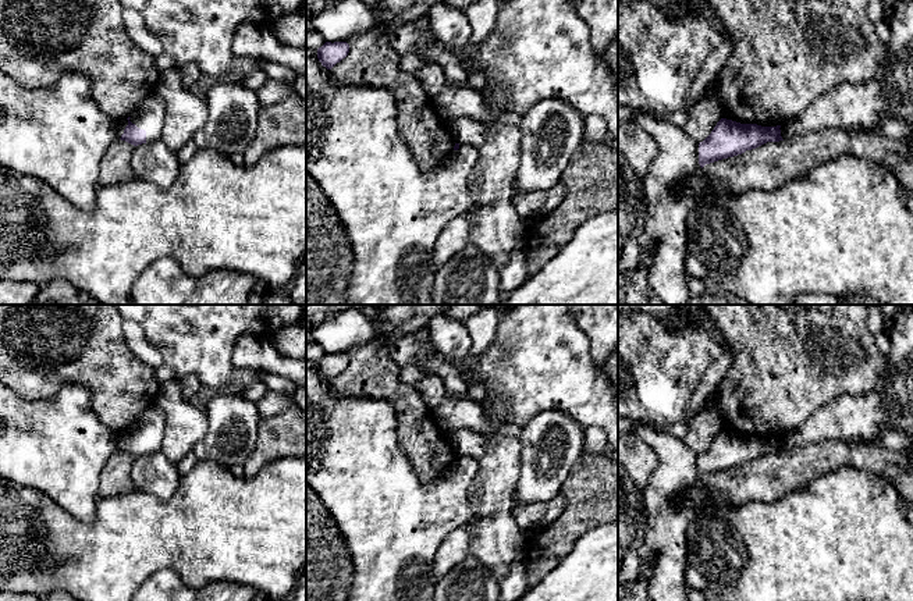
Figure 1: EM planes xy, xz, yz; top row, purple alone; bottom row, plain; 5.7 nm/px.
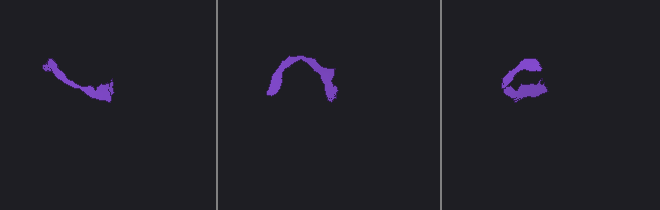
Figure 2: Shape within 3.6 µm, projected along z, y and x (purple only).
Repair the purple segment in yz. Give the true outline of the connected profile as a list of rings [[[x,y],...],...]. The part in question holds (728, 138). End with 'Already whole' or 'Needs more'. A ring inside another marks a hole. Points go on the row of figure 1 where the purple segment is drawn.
[[[913,0],[891,7],[891,36],[874,77],[866,83],[839,83],[813,100],[797,117],[777,127],[721,118],[699,143],[699,164],[733,157],[767,142],[827,128],[878,131],[882,117],[913,121]]]. Needs more

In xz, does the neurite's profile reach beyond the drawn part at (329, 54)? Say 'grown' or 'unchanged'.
grown

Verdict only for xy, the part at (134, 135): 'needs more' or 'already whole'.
needs more

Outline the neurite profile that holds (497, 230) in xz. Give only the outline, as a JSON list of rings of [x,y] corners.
[[[497,120],[484,122],[486,141],[477,147],[479,159],[475,163],[468,186],[472,196],[470,243],[484,253],[501,271],[509,262],[514,250],[523,248],[527,225],[518,216],[514,206],[515,181],[521,159],[521,132],[518,125]]]

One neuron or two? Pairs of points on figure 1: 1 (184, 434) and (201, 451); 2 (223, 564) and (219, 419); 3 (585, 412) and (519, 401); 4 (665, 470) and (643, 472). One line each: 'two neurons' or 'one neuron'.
1: two neurons
2: two neurons
3: one neuron
4: two neurons

